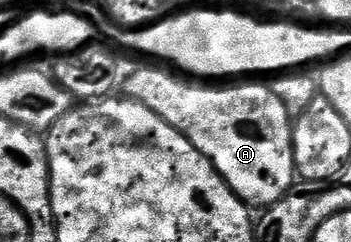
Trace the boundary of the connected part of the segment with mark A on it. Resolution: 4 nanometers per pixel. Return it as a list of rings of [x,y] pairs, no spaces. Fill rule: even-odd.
[[[139,66],[131,75],[130,80],[125,85],[124,91],[127,96],[133,99],[139,99],[142,103],[148,105],[150,109],[157,112],[158,115],[164,117],[166,121],[171,123],[176,130],[188,136],[192,143],[196,145],[196,149],[200,149],[212,162],[214,168],[226,178],[226,183],[232,190],[240,196],[251,208],[269,209],[274,204],[280,202],[287,193],[292,190],[296,183],[296,168],[294,166],[294,123],[292,122],[292,112],[286,108],[284,101],[276,95],[273,86],[266,85],[261,87],[258,83],[250,83],[254,81],[242,81],[239,87],[201,87],[201,82],[190,81],[194,83],[185,83],[182,79],[177,79],[174,75],[169,75],[166,71],[161,71],[158,67],[141,67]]]

